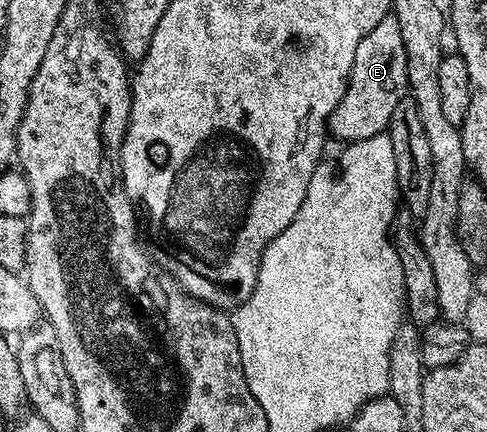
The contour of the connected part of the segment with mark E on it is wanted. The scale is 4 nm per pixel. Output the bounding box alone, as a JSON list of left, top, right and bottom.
[328,16,408,144]

